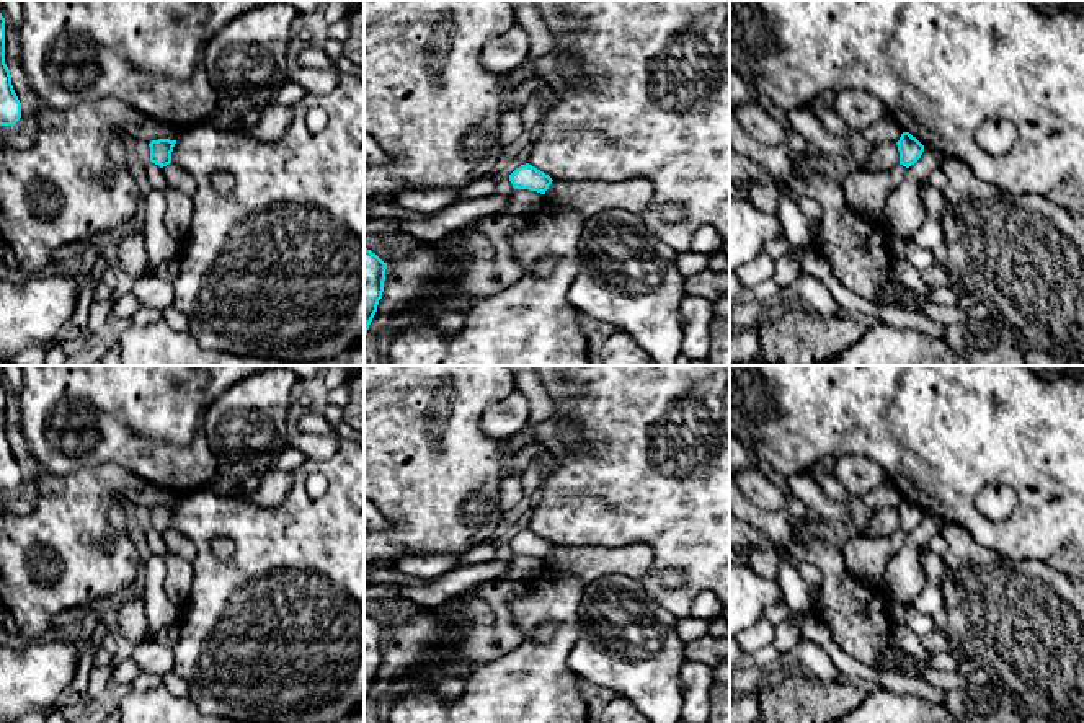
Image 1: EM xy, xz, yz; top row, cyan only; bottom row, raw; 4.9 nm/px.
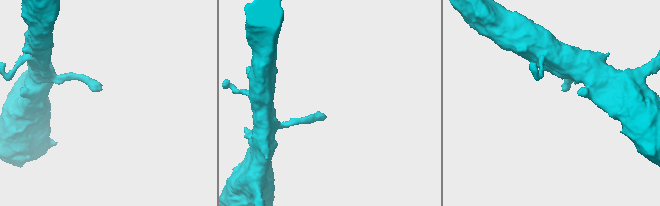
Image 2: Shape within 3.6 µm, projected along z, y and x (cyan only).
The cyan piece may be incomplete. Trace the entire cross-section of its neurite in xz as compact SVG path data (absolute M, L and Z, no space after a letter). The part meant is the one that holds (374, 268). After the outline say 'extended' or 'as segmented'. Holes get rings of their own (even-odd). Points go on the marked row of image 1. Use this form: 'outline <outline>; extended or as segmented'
outline M364 248L364 339L384 292L387 263Z; as segmented

